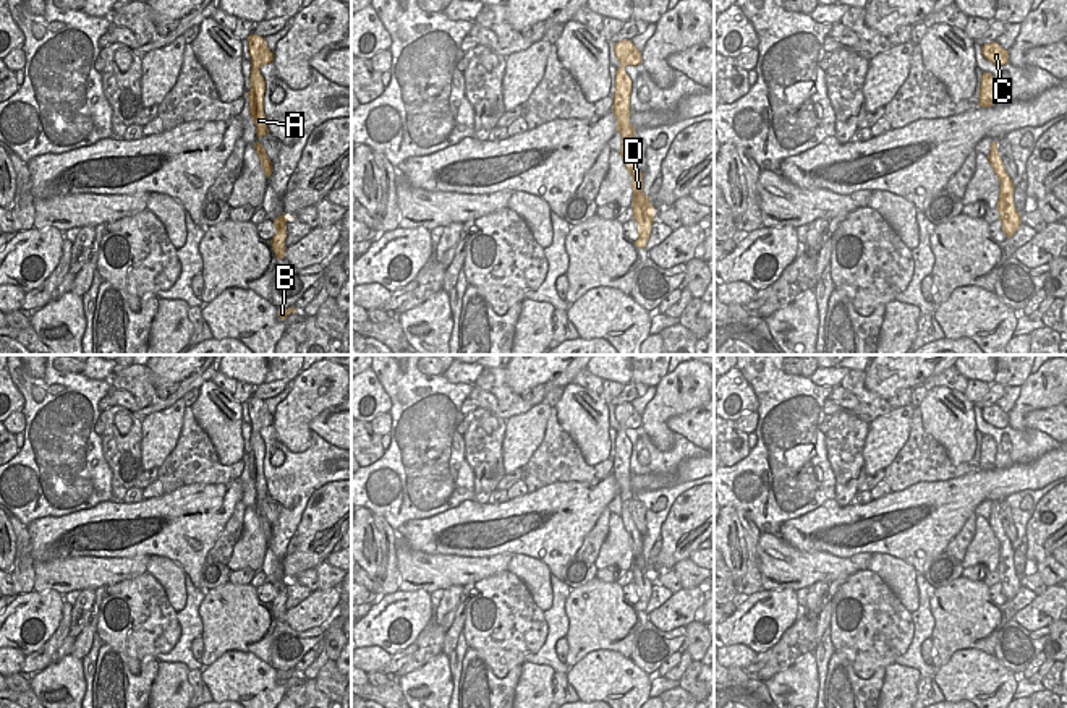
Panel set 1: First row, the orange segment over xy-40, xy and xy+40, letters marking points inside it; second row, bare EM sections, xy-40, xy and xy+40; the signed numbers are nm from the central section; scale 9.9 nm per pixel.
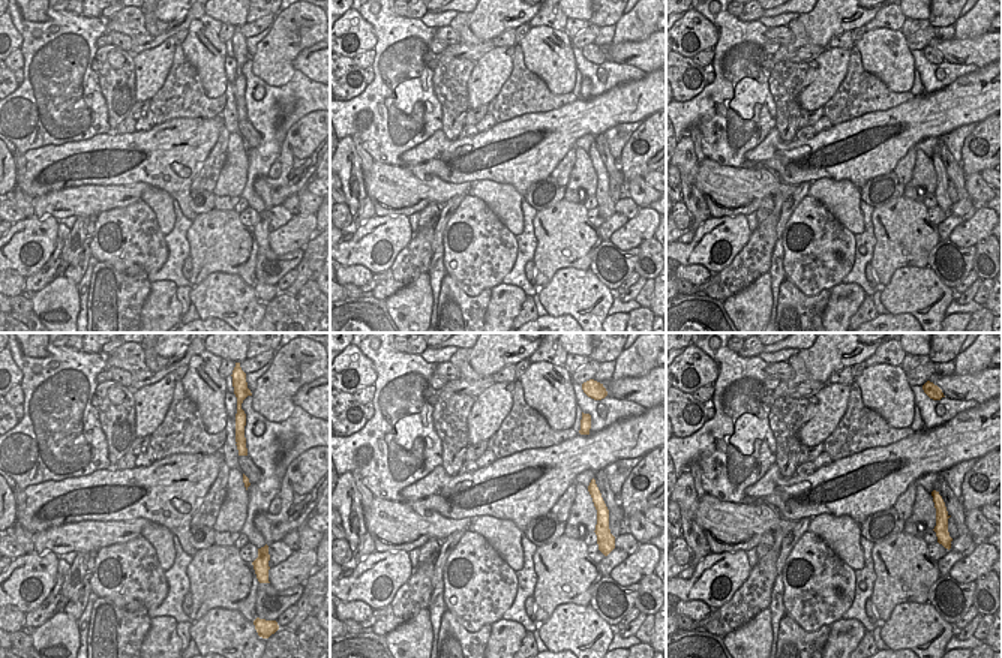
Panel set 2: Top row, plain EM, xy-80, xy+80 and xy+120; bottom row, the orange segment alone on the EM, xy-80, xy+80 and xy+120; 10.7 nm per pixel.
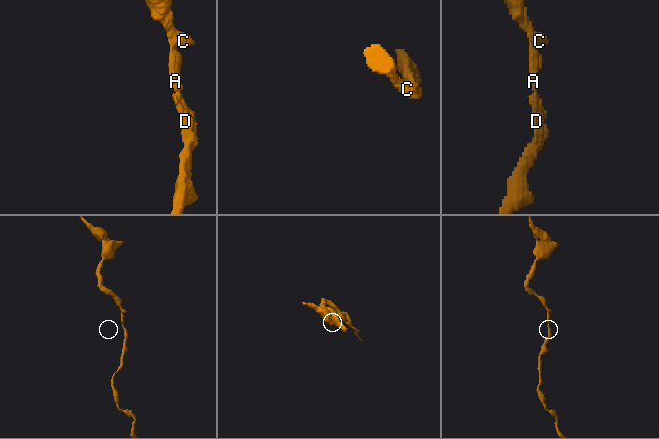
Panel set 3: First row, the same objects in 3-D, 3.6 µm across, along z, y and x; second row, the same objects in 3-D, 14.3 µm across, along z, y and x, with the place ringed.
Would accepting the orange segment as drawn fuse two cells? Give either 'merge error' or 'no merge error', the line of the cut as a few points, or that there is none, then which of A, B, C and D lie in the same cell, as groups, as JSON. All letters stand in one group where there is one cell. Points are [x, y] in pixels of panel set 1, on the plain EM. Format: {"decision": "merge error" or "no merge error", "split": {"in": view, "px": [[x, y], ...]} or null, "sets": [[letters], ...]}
{"decision": "no merge error", "split": null, "sets": [["A", "B", "C", "D"]]}

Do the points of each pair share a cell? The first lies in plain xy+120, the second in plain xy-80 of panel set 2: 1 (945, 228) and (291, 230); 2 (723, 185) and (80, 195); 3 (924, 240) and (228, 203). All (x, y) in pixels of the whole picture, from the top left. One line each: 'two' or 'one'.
1: two
2: one
3: two

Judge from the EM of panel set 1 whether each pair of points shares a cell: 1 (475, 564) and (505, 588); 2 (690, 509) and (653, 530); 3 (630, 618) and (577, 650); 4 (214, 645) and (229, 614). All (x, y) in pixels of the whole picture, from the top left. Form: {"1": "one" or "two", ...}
{"1": "two", "2": "two", "3": "one", "4": "one"}

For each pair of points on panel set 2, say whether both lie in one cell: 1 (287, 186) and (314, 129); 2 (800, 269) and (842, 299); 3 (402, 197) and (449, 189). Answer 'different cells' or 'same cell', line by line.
1: same cell
2: different cells
3: same cell

